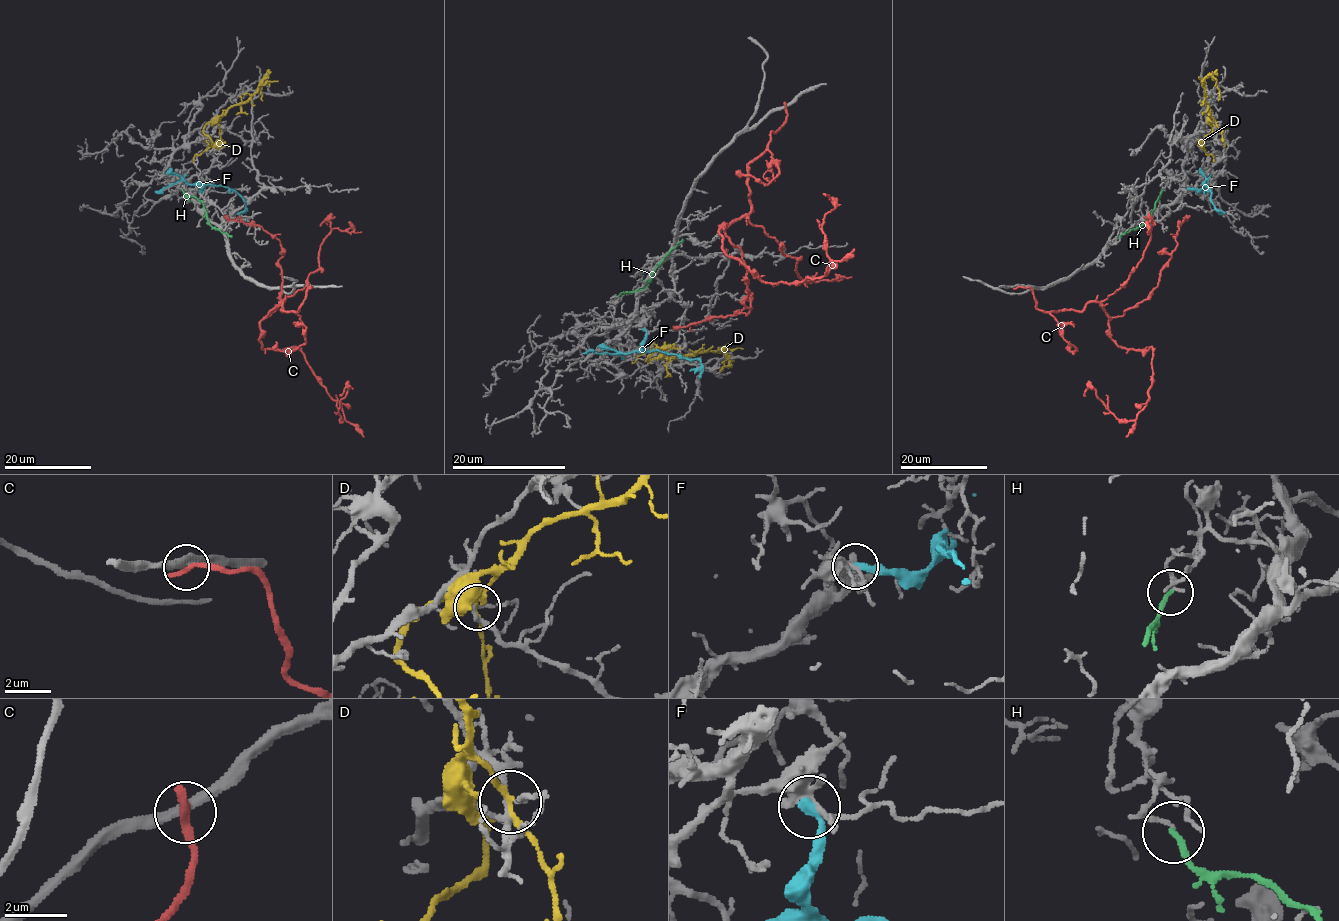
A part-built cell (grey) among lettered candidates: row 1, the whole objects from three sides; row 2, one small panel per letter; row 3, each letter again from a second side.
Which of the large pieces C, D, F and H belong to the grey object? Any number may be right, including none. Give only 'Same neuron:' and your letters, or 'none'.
Same neuron: none

